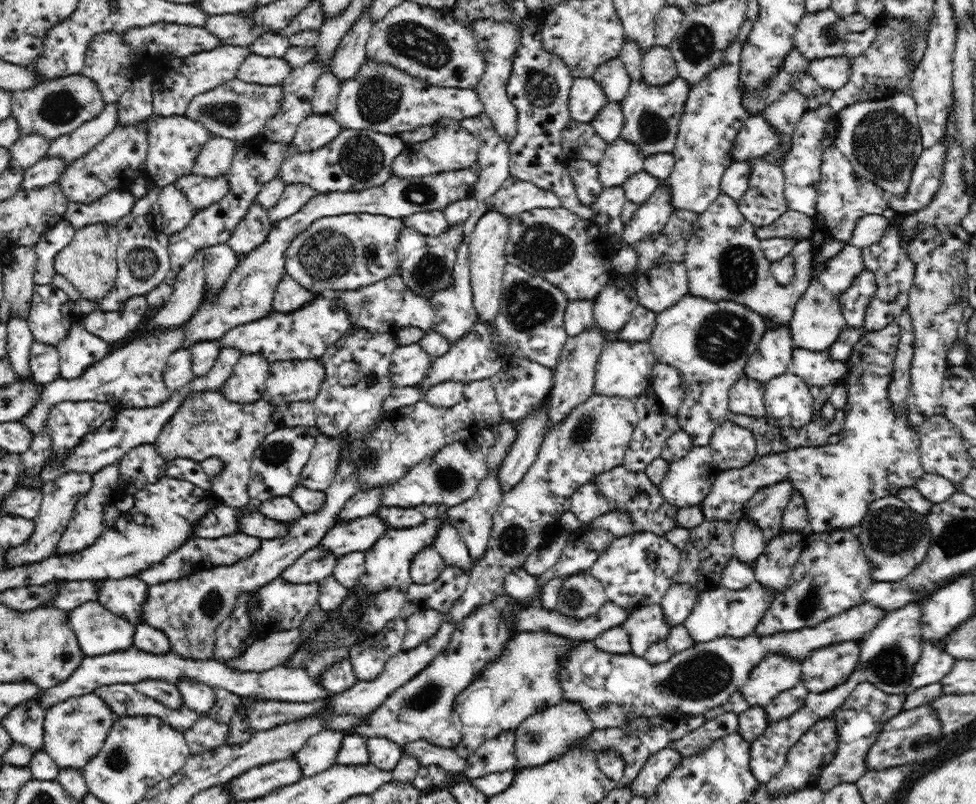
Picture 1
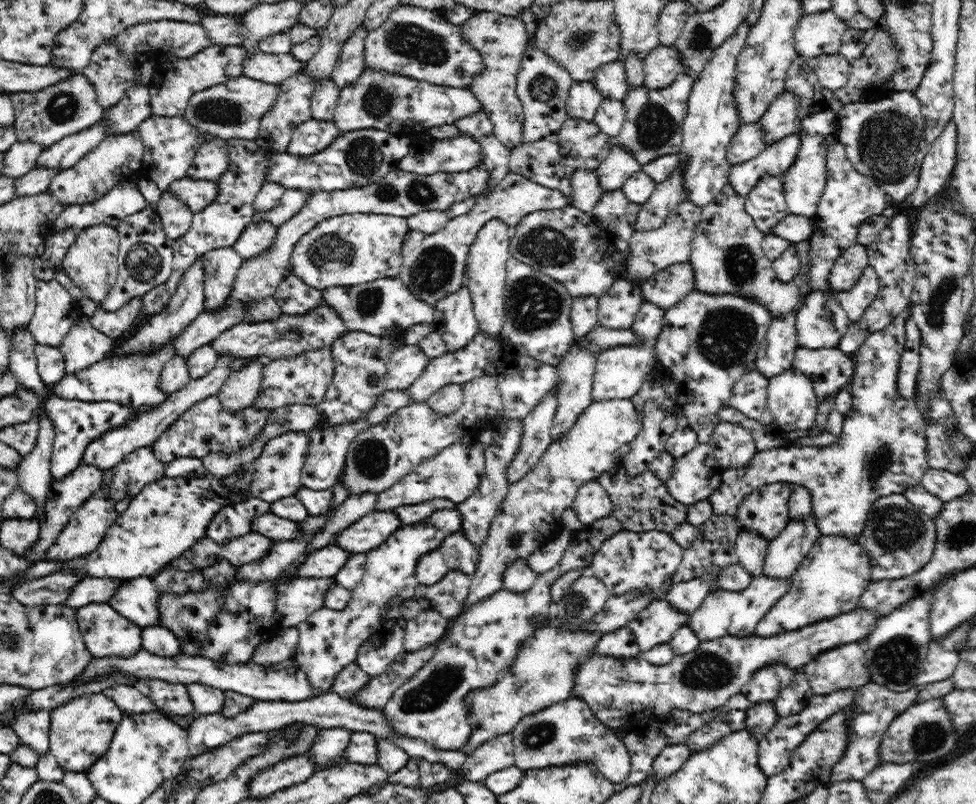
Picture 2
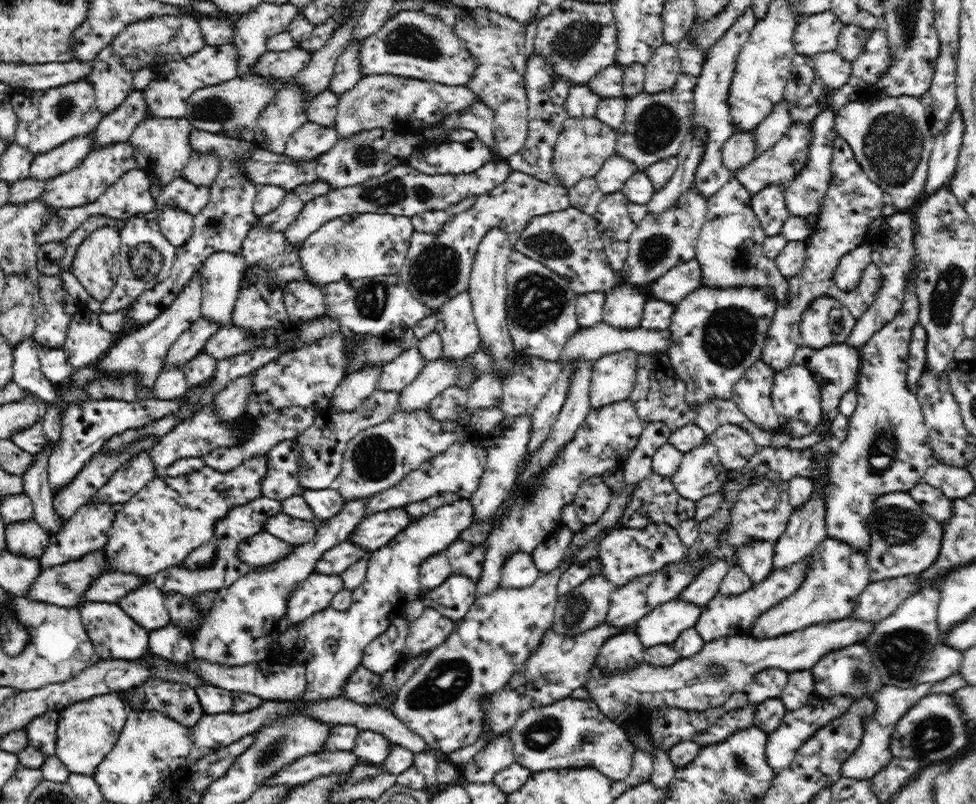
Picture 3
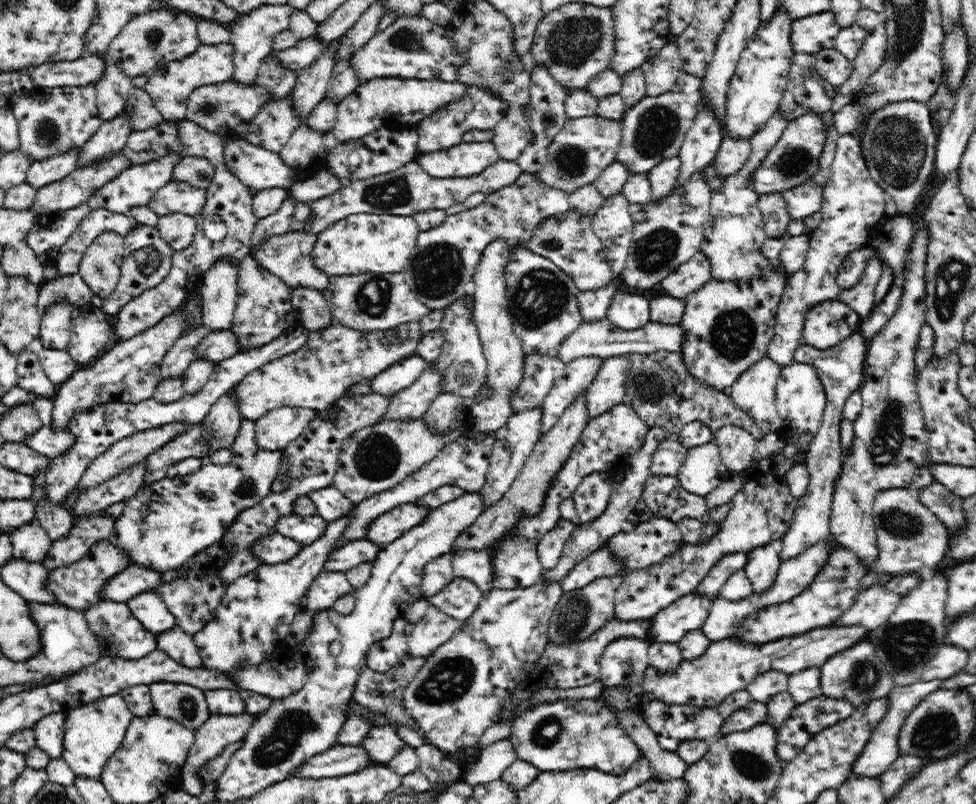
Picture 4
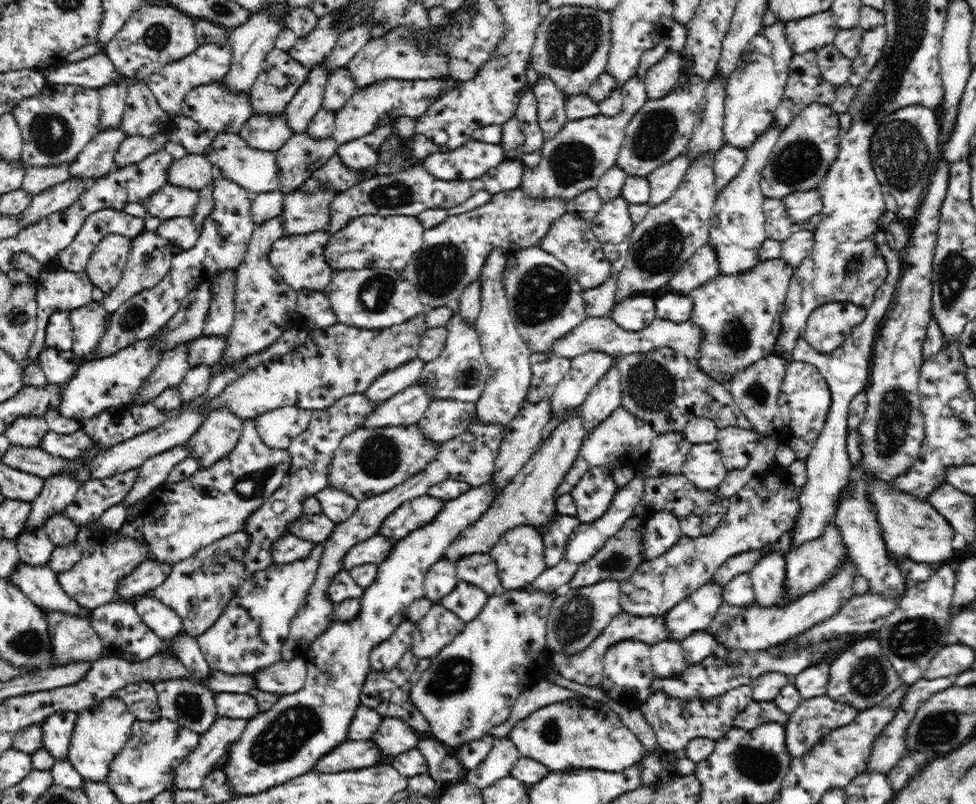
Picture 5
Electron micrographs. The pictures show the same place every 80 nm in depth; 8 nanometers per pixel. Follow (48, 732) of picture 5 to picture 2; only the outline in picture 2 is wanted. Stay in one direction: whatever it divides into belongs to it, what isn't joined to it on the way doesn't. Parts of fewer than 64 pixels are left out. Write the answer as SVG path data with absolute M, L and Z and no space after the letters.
M18 710L7 726L20 740L20 744L32 747L39 755L48 753L48 726L50 713L47 710Z

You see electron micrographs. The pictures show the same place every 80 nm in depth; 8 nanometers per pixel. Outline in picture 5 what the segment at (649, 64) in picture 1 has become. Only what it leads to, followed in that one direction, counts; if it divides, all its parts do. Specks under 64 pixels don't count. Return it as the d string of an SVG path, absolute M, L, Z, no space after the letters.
M669 48L669 52L660 62L650 66L646 72L645 87L649 99L662 98L676 86L682 77L683 58Z

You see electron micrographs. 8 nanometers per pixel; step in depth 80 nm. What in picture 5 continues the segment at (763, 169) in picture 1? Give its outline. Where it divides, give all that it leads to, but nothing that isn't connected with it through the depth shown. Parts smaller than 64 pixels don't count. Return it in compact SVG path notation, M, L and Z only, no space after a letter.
M764 198L762 208L766 216L765 231L767 238L786 240L794 231L794 222L787 213L782 198Z

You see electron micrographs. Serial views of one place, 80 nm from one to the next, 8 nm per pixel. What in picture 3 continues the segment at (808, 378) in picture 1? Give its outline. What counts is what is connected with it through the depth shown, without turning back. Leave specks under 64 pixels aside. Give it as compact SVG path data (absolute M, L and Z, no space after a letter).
M846 343L820 349L800 346L796 349L793 364L806 367L814 375L814 379L818 382L820 388L823 414L828 416L828 412L838 407L840 400L849 391L853 391L854 386L857 384L858 368L860 368L860 351L859 348L850 347Z

